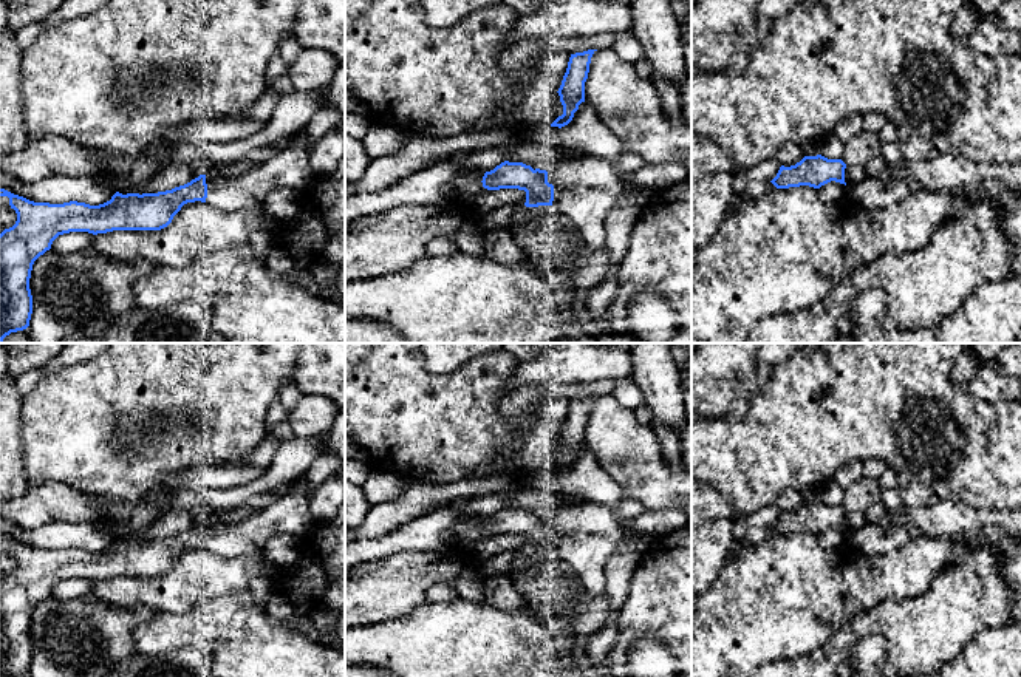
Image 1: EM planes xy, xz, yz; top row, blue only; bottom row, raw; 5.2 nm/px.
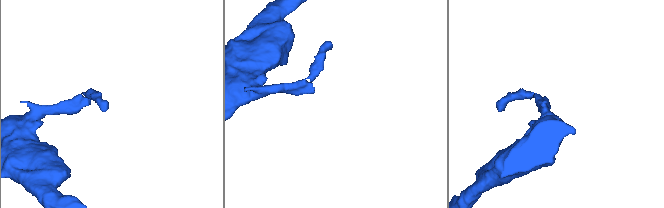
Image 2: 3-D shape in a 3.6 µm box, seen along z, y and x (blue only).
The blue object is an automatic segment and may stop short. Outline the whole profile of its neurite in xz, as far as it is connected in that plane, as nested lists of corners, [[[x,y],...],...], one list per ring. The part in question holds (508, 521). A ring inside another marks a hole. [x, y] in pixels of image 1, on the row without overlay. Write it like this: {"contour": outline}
{"contour": [[[592,501],[563,502],[546,516],[504,507],[483,522],[487,536],[526,538],[526,553],[552,552],[589,594],[605,592],[605,566],[610,556],[630,543],[645,552],[653,535],[628,535],[611,509]]]}

